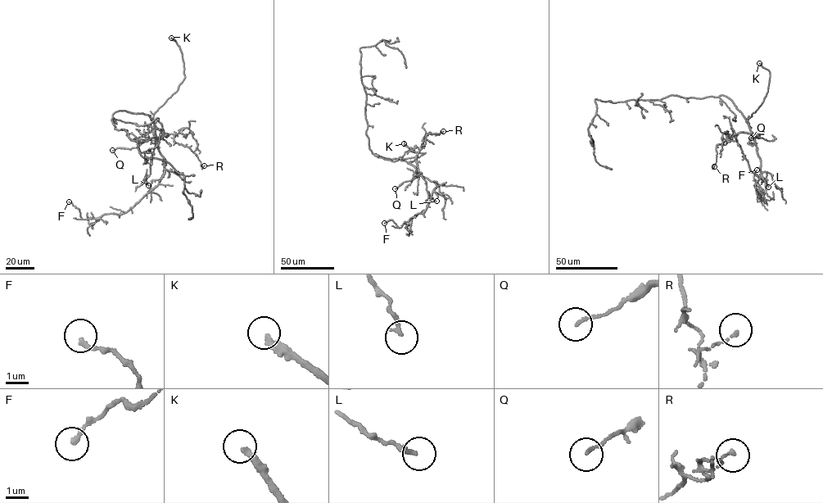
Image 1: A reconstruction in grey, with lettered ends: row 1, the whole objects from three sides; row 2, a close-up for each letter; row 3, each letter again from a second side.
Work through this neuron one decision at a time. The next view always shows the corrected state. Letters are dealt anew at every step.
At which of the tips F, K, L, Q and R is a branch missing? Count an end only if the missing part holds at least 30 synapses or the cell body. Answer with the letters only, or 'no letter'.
K

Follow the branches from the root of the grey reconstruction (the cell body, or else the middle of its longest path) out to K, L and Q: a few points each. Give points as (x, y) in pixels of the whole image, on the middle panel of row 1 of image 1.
K: (372, 153), (404, 160), (410, 164), (411, 161), (425, 152), (412, 151), (404, 143)
L: (372, 153), (404, 160), (416, 167), (417, 156), (417, 165), (426, 183), (428, 197), (436, 201)
Q: (372, 153), (404, 160), (420, 173), (395, 188)

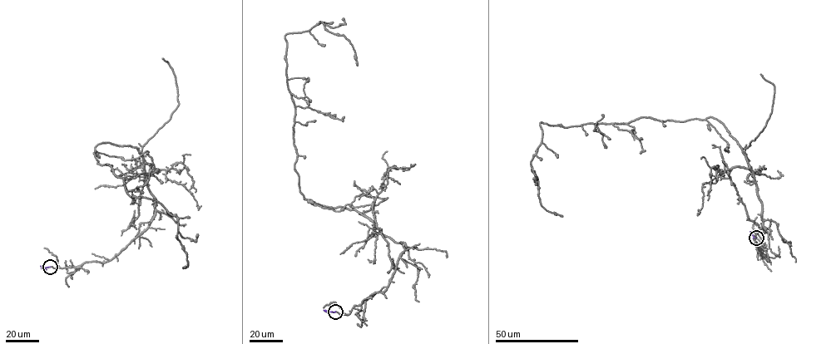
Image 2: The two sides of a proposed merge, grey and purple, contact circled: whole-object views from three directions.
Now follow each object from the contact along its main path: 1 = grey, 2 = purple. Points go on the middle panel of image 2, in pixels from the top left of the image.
1: (335, 312), (386, 291), (408, 248), (355, 209), (304, 197), (285, 36), (322, 22), (349, 41), (357, 66)
2: (335, 312), (324, 310)

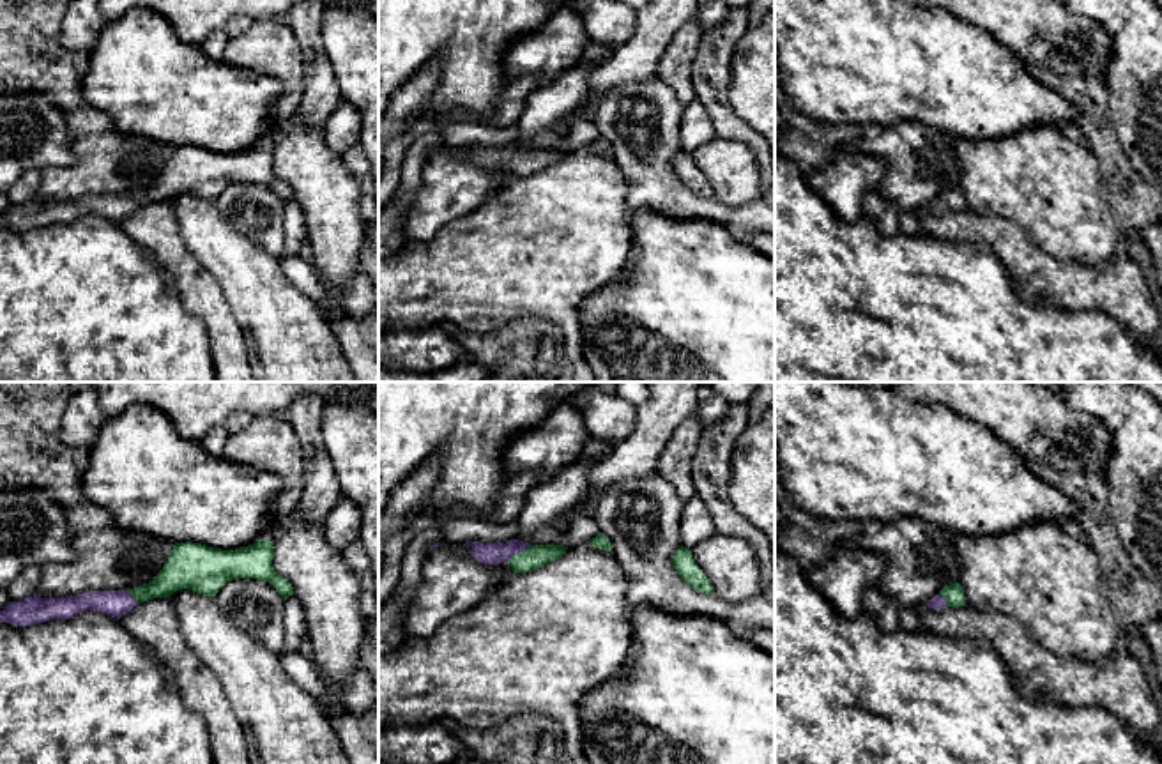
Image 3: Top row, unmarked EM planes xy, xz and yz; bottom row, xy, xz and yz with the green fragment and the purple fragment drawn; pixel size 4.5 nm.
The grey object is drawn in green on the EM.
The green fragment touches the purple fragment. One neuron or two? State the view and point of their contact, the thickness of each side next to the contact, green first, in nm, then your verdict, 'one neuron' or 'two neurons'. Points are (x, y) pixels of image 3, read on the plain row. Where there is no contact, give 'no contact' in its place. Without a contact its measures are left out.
meets green in xz at (520, 156); 110 nm thick on the green side, 100 nm on the other; one neuron

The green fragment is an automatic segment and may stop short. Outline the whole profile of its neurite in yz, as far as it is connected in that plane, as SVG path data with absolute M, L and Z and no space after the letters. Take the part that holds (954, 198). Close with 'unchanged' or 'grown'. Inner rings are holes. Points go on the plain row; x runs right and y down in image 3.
M959 186L944 189L934 202L929 203L927 210L934 214L943 214L946 210L964 210L966 200Z; grown

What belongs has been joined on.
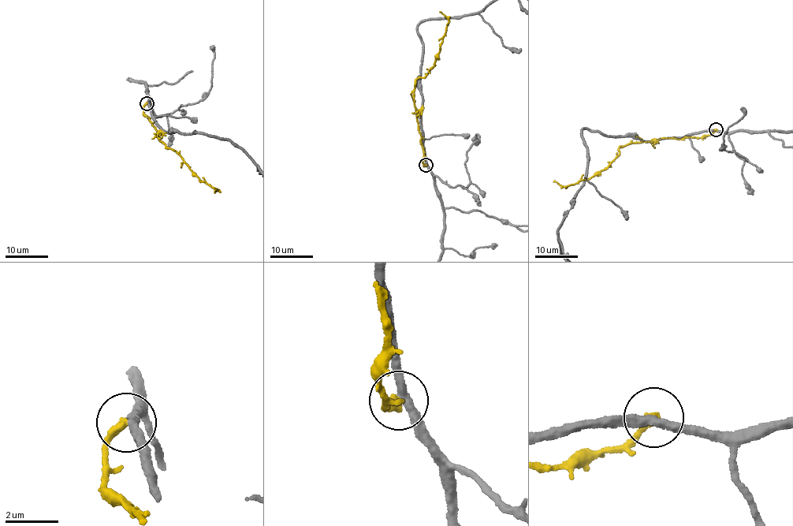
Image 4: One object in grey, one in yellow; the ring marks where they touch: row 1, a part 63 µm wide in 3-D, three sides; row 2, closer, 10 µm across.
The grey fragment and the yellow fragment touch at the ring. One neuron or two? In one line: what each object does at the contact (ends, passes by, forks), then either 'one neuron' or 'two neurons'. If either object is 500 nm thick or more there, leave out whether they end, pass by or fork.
grey passes by | yellow ends | two neurons

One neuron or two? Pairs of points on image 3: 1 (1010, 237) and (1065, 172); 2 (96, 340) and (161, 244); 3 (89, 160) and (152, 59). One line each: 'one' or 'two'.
1: two
2: two
3: two

